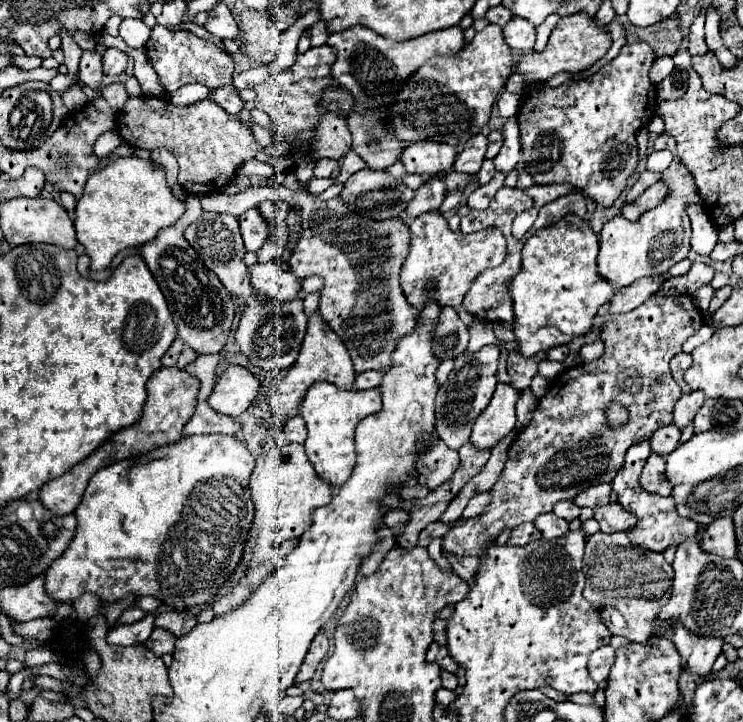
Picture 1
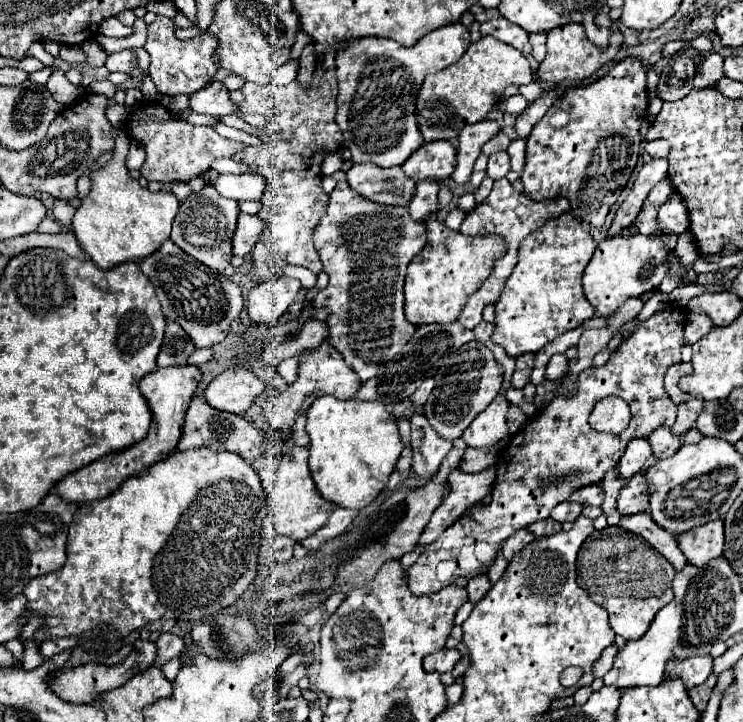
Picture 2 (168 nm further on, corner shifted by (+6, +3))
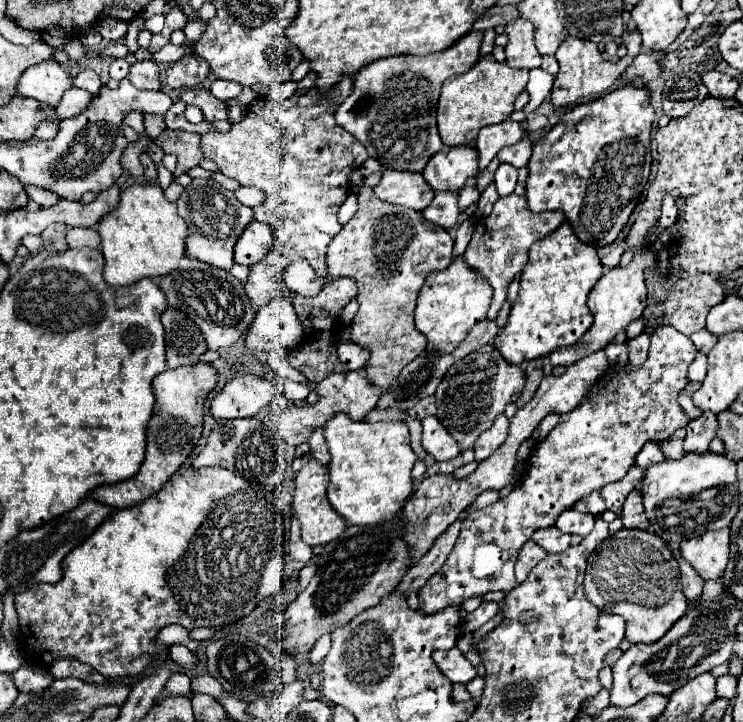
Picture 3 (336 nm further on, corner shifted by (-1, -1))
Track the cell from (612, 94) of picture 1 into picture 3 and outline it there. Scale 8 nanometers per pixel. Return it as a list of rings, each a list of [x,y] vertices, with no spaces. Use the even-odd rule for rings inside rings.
[[[632,84],[568,110],[562,122],[534,144],[526,180],[528,208],[532,212],[562,210],[586,244],[614,242],[648,182],[652,120],[650,90]]]

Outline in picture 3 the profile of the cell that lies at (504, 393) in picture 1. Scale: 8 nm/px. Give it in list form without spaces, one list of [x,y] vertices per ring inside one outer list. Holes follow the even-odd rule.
[[[502,414],[498,416],[498,420],[494,420],[492,428],[482,432],[474,444],[474,452],[476,452],[476,460],[484,460],[488,458],[494,450],[498,450],[508,436],[508,418]]]

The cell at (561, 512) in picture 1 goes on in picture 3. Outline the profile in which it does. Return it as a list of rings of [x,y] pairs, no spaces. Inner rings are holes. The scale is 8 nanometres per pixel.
[[[570,508],[570,510],[562,512],[562,516],[556,520],[556,526],[558,526],[562,532],[586,536],[586,534],[594,528],[594,516],[582,514],[582,512],[576,512],[576,510]]]

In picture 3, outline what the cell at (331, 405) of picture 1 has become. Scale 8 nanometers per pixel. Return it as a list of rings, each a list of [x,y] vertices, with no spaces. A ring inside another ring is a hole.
[[[334,414],[334,418],[324,424],[324,436],[332,456],[328,464],[328,500],[336,512],[348,524],[362,526],[394,518],[412,494],[410,470],[416,462],[416,454],[410,448],[406,422],[356,422],[346,414]]]

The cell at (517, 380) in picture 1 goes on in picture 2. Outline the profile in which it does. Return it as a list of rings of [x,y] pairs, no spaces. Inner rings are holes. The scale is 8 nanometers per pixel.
[[[523,354],[515,362],[517,362],[517,366],[515,366],[515,372],[513,372],[513,378],[511,378],[511,386],[513,388],[523,388],[531,378],[533,354]]]

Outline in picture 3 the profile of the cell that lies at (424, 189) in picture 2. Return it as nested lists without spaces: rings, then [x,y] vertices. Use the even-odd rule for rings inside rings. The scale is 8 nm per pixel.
[[[436,192],[434,200],[430,202],[428,208],[422,210],[422,216],[426,220],[430,220],[432,224],[436,226],[442,226],[442,228],[452,228],[458,220],[458,194],[456,192]]]

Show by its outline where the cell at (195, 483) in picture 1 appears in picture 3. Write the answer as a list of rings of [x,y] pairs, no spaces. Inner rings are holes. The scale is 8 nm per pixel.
[[[180,466],[170,480],[162,486],[160,492],[154,496],[146,498],[144,502],[124,508],[124,510],[114,510],[94,532],[88,540],[84,540],[78,548],[74,548],[66,560],[62,562],[64,576],[58,584],[36,584],[34,588],[22,592],[16,596],[16,610],[20,618],[20,648],[26,652],[28,662],[32,664],[42,664],[48,668],[56,658],[78,658],[86,664],[90,664],[94,670],[98,670],[106,678],[124,678],[124,676],[138,676],[142,674],[152,660],[164,658],[168,654],[168,648],[164,646],[154,646],[154,640],[158,632],[168,626],[168,624],[182,624],[186,630],[192,630],[196,626],[222,626],[236,622],[244,616],[248,616],[256,604],[272,596],[280,590],[282,586],[282,572],[284,572],[284,560],[282,560],[282,550],[284,550],[284,518],[282,518],[282,502],[274,496],[272,490],[262,488],[260,484],[250,484],[242,476],[228,472],[228,468],[188,468]]]

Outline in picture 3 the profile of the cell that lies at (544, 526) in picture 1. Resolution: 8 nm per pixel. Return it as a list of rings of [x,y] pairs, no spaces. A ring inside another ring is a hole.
[[[550,526],[550,528],[544,528],[544,530],[538,530],[534,532],[532,540],[536,544],[540,544],[546,552],[550,554],[558,554],[558,552],[564,552],[568,546],[570,546],[570,534],[558,530],[556,526]]]

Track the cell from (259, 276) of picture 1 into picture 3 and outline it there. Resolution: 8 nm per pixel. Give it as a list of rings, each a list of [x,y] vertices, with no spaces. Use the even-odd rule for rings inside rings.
[[[280,296],[272,302],[268,302],[266,306],[258,308],[254,322],[248,328],[248,336],[246,336],[246,346],[252,350],[276,350],[276,348],[290,348],[292,344],[296,344],[298,340],[302,340],[302,324],[298,324],[298,314],[294,310],[294,304],[290,298]]]

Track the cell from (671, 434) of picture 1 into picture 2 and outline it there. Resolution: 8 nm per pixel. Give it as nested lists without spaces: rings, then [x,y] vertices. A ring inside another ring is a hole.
[[[659,428],[659,432],[653,432],[649,436],[649,442],[653,446],[655,458],[669,458],[681,448],[681,438],[675,436],[669,428]]]

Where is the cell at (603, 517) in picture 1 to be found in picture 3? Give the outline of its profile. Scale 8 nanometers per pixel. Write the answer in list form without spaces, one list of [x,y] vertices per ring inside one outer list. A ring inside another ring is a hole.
[[[672,548],[674,552],[674,558],[678,560],[678,566],[680,566],[680,572],[682,572],[682,588],[684,588],[684,594],[688,598],[688,604],[692,606],[698,596],[702,594],[702,584],[704,580],[698,576],[698,572],[694,572],[694,568],[690,568],[690,564],[686,564],[686,560],[682,560],[682,556],[678,556],[678,548]]]

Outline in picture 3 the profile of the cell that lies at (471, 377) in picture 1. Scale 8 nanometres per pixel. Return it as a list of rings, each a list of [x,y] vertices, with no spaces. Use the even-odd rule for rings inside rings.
[[[484,348],[472,352],[466,358],[452,364],[436,390],[436,418],[454,436],[462,450],[472,448],[480,432],[494,424],[494,418],[504,412],[508,402],[516,402],[524,388],[524,370],[508,364],[496,348]]]

